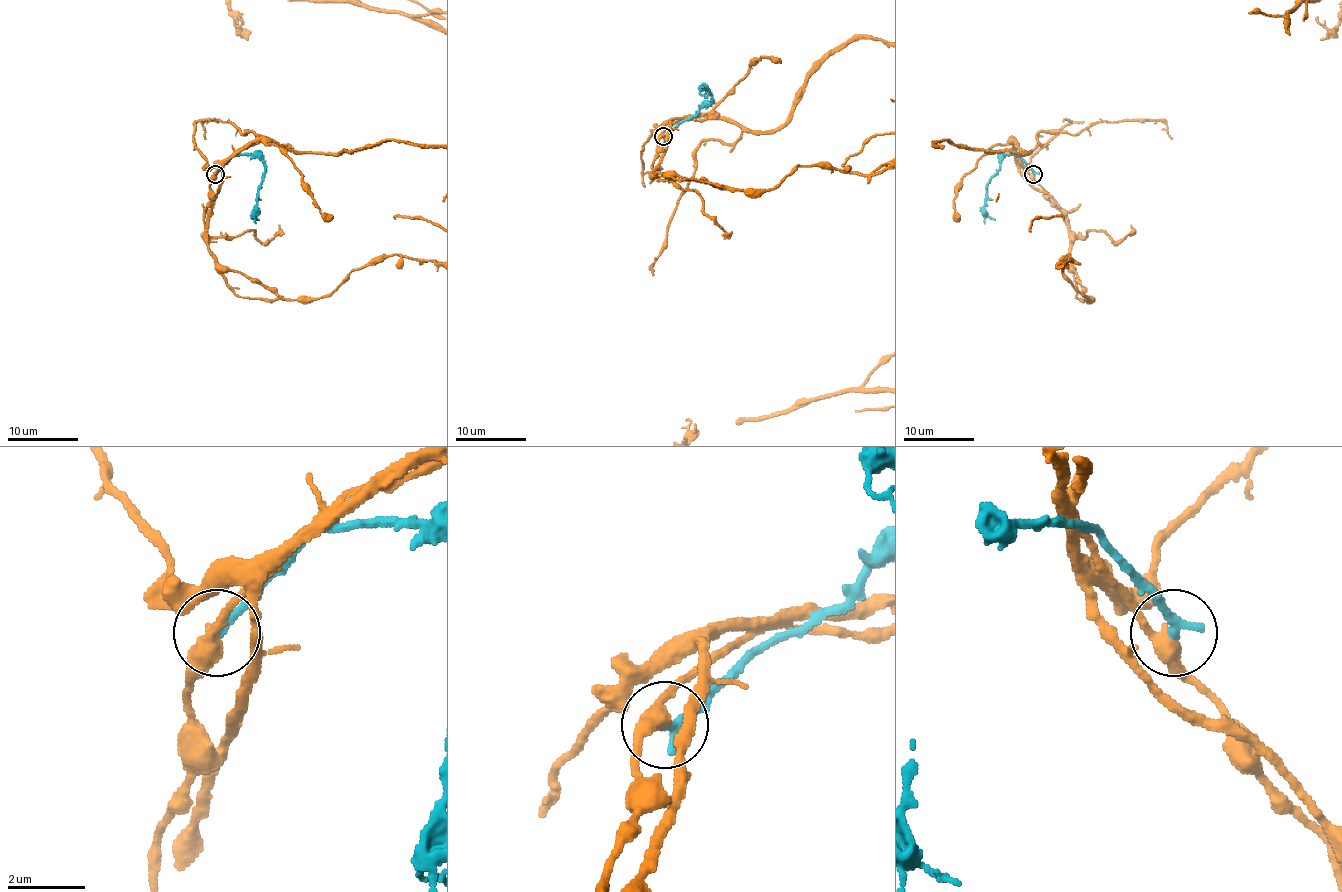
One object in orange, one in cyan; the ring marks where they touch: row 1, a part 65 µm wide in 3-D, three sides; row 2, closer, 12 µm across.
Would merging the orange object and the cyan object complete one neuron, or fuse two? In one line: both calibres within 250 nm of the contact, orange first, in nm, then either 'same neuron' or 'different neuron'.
380/280 nm | different neuron

